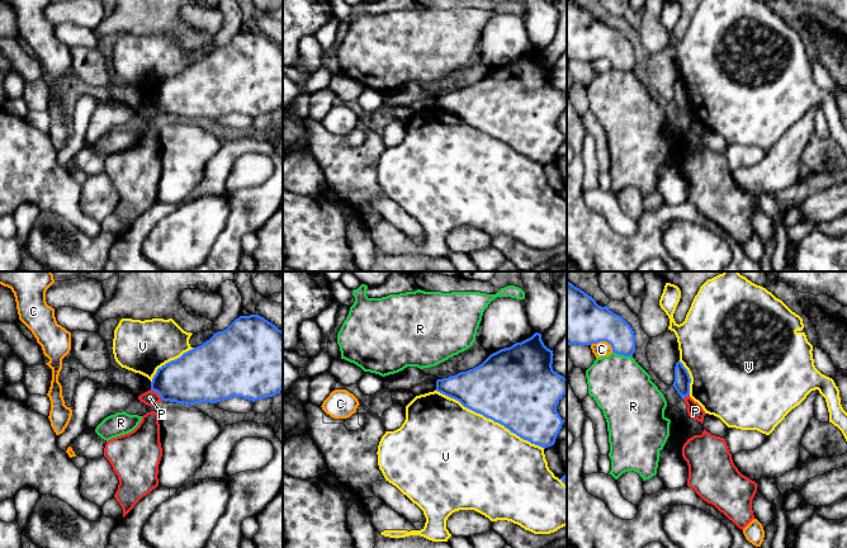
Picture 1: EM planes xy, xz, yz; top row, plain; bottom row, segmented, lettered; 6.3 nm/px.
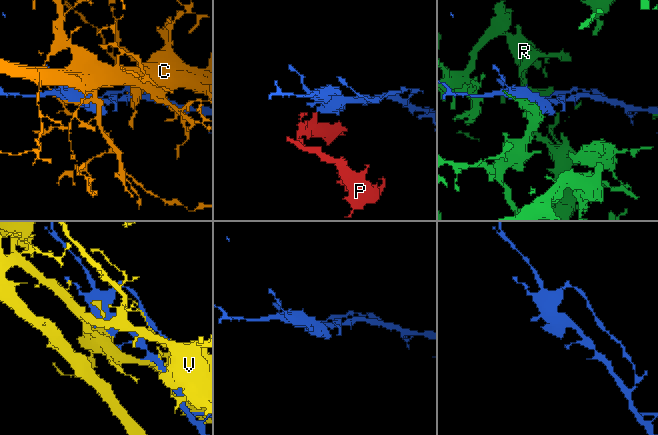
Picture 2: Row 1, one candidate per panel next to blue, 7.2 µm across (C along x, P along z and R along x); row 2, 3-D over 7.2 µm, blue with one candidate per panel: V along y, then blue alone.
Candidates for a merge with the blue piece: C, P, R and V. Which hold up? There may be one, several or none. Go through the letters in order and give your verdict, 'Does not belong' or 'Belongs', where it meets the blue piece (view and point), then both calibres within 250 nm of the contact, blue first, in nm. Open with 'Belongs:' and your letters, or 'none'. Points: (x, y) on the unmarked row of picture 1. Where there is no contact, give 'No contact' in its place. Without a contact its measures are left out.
Belongs: none
C: Does not belong. Touches blue at yz (604, 56). Thickness 340 nm (blue) against 100 nm
P: Does not belong. Touches blue at xy (157, 108). Thickness 320 nm (blue) against 90 nm
R: Does not belong. Touches blue at yz (623, 70). Thickness 220 nm (blue) against 380 nm
V: Does not belong. Touches blue at xz (490, 133). Thickness 500 nm (blue) against 480 nm

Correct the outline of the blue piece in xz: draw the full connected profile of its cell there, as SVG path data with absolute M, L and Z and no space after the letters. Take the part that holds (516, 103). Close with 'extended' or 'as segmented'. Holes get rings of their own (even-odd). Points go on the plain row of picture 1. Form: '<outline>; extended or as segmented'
M535 48L521 58L491 70L473 85L437 95L435 107L459 117L464 123L503 141L521 155L545 165L554 161L562 145L563 136L557 127L557 122L567 109L567 95L553 86L553 71L553 66L544 61L541 49Z; as segmented

